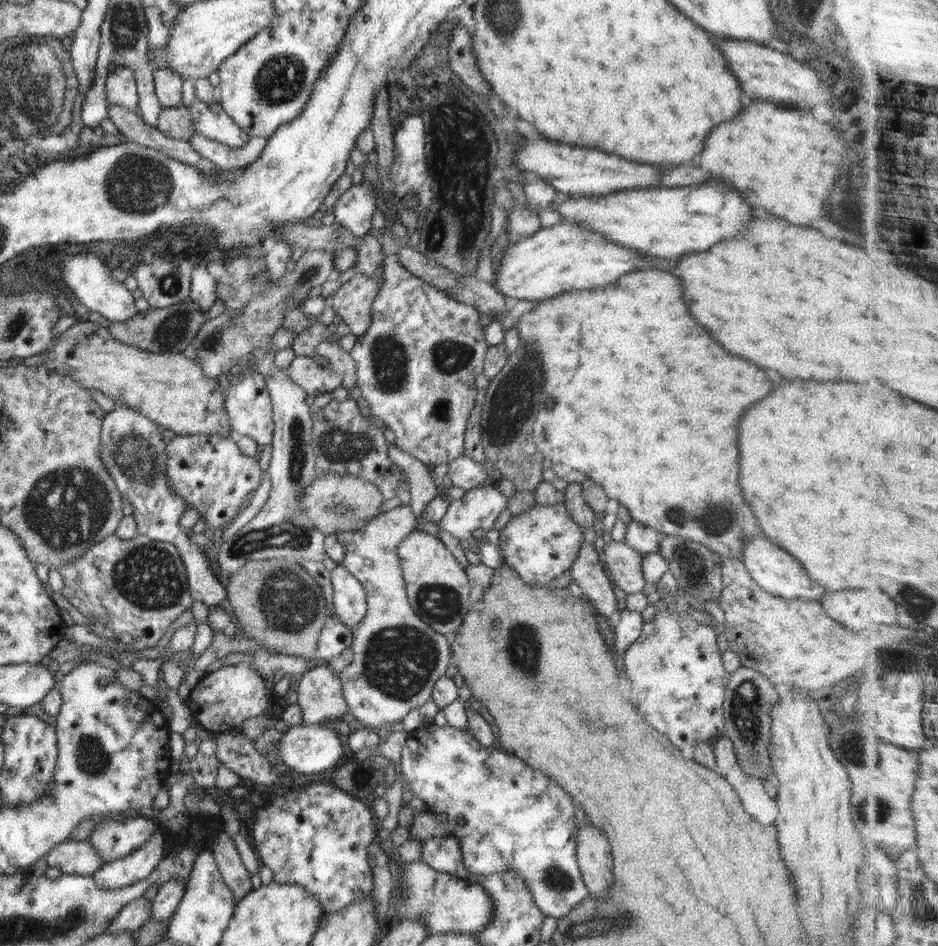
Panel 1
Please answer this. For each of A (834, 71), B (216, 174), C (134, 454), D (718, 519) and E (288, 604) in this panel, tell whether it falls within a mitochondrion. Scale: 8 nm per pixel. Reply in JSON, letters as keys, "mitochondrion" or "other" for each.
{"A":"other","B":"other","C":"mitochondrion","D":"mitochondrion","E":"mitochondrion"}

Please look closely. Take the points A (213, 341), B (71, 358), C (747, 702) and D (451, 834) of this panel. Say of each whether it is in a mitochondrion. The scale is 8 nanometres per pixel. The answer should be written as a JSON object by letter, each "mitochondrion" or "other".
{"A":"mitochondrion","B":"other","C":"mitochondrion","D":"other"}

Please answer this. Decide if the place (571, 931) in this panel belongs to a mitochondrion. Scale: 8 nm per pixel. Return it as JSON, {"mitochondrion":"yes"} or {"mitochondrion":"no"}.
{"mitochondrion":"yes"}

